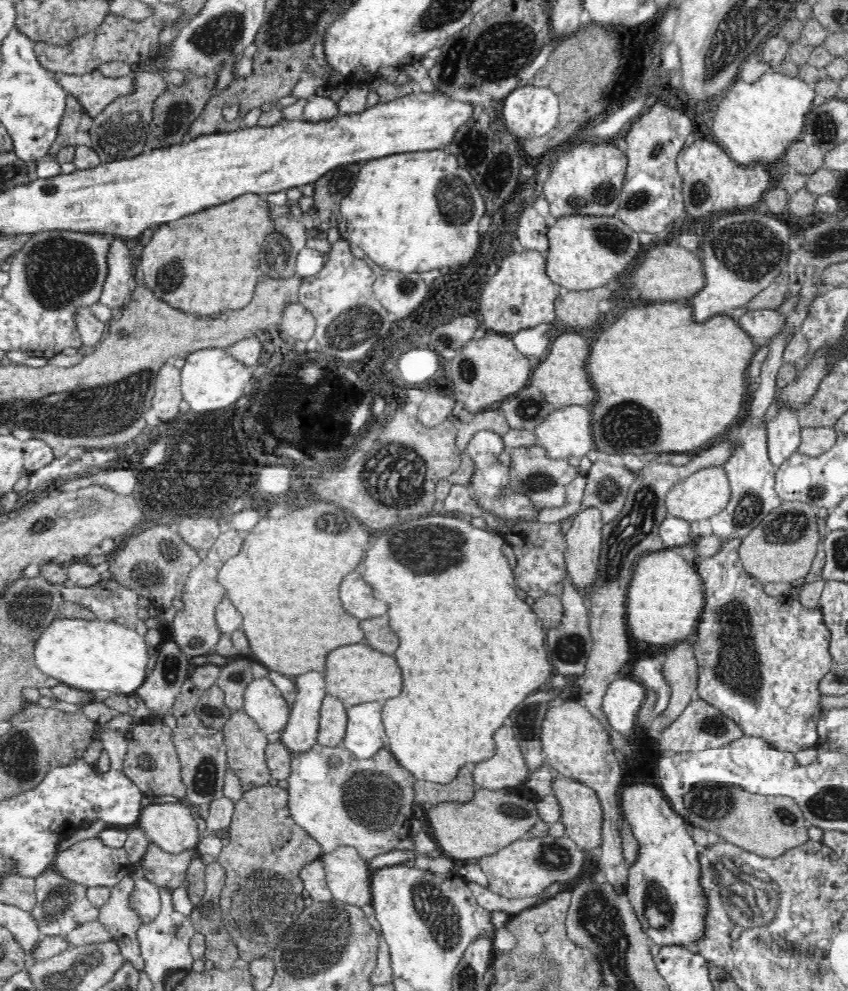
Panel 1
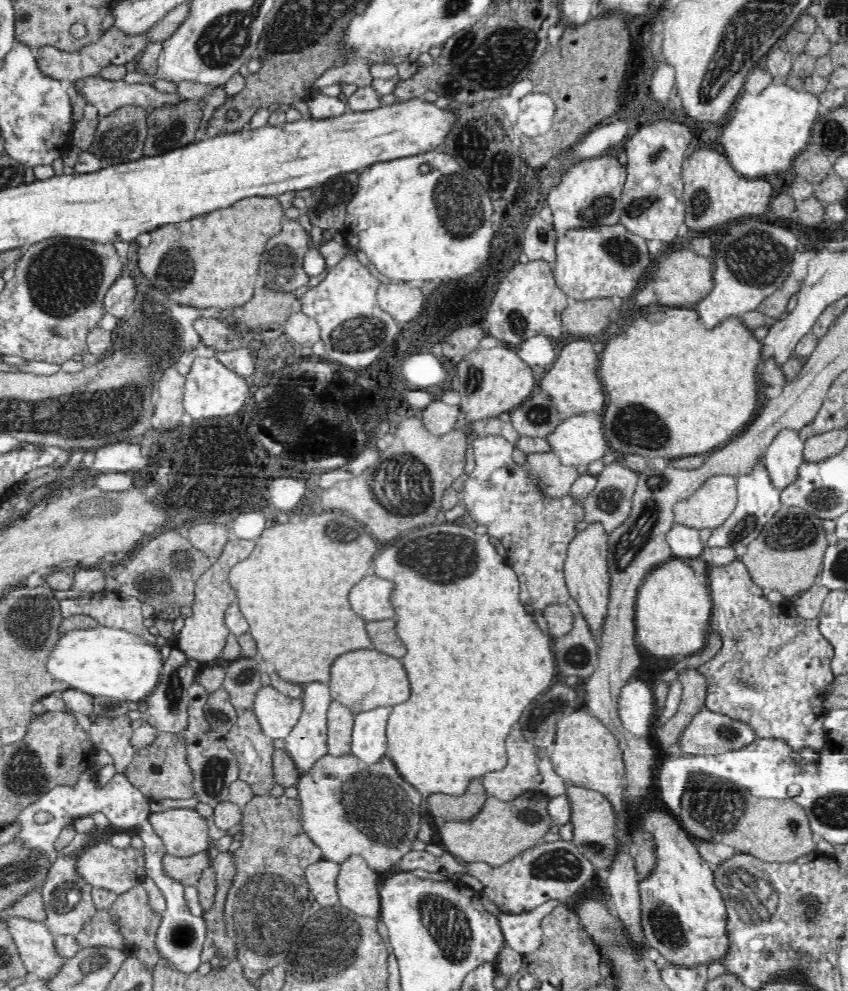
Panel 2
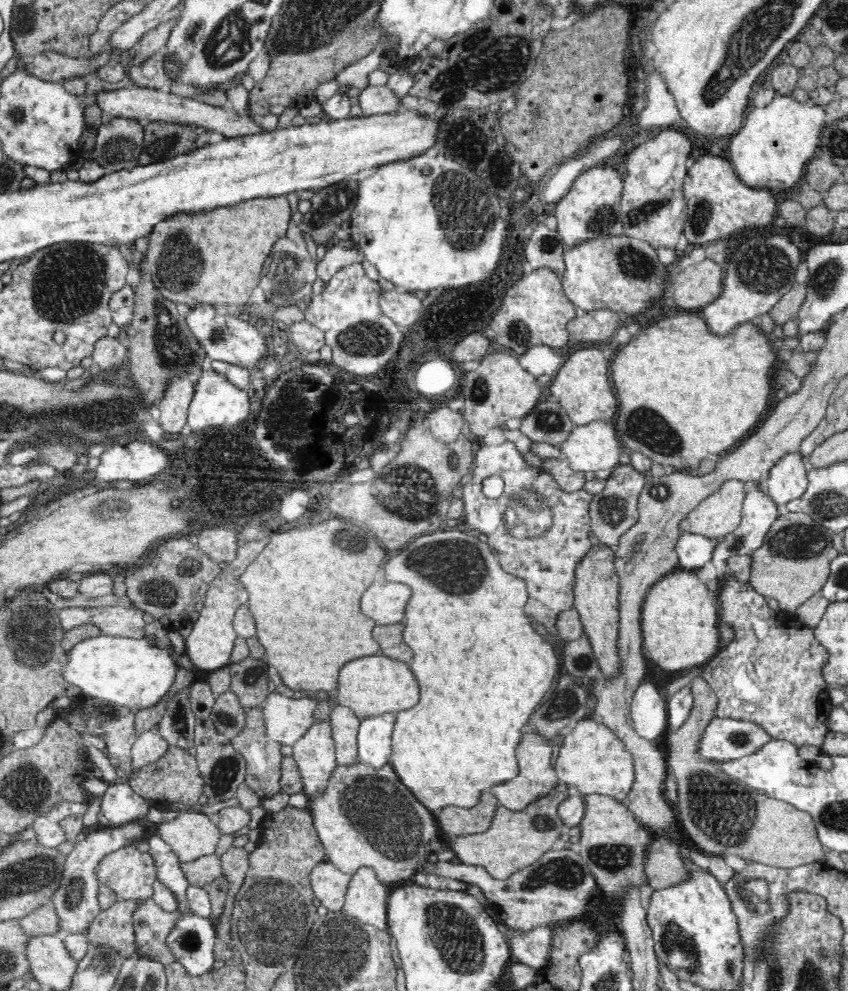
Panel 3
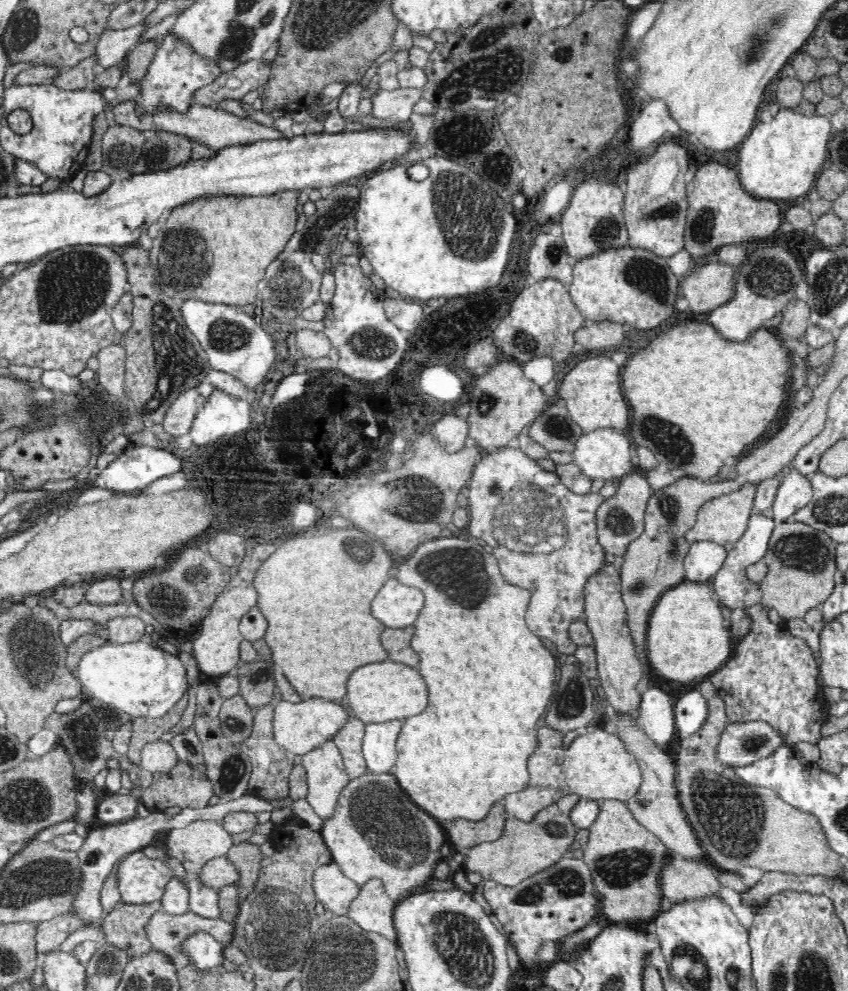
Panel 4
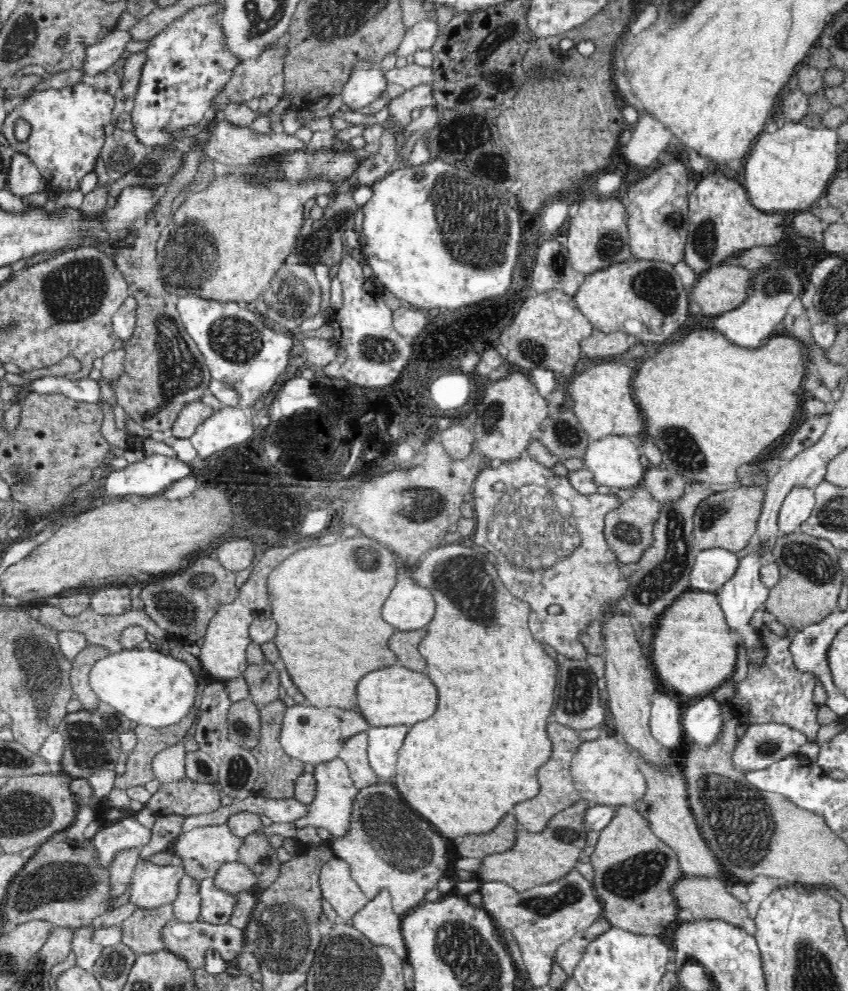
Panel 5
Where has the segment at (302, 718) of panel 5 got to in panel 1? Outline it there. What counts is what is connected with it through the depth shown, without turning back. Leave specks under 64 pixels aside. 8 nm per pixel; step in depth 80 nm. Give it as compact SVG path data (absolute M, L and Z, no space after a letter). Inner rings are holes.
M268 677L252 680L244 692L242 710L266 735L281 734L291 716L291 707Z

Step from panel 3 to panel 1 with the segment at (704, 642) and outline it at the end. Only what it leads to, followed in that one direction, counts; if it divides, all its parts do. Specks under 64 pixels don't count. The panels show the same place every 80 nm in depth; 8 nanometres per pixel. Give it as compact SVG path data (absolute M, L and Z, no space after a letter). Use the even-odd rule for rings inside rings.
M675 548L644 552L634 560L626 590L626 624L635 639L650 647L666 648L694 636L702 614L704 594L698 571L688 554Z

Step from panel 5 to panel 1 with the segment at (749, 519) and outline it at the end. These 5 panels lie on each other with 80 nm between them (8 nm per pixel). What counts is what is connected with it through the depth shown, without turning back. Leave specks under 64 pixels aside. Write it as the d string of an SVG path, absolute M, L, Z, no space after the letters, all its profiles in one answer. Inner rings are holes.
M718 466L700 468L690 476L676 482L670 492L666 492L665 506L670 515L682 518L689 526L695 527L699 520L708 520L724 511L730 503L730 483L726 471Z

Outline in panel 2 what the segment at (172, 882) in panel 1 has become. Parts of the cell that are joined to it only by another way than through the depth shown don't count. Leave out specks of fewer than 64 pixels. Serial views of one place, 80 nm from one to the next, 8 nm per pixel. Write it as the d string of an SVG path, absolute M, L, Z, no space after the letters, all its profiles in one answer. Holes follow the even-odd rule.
M208 853L194 854L185 858L164 854L162 865L168 876L174 877L184 886L196 887L202 876L202 870L211 868L211 860Z

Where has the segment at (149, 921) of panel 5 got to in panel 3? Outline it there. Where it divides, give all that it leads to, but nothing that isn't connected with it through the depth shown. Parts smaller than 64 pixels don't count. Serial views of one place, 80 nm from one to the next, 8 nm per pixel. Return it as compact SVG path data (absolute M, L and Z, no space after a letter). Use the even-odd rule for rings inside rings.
M119 898L110 908L101 910L87 929L86 937L90 946L112 948L124 958L137 956L139 952L134 939L134 921L132 921L134 910L136 901Z

